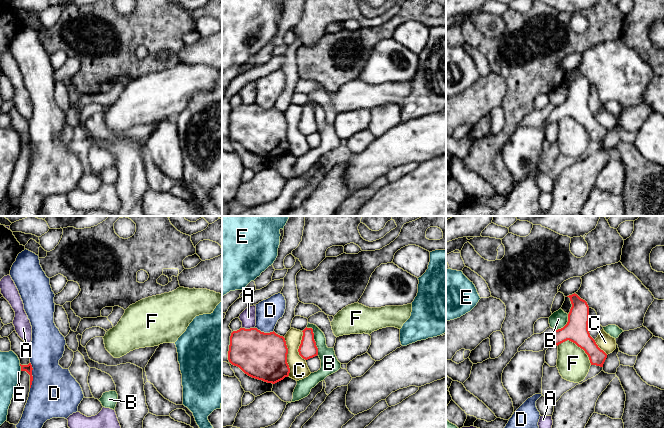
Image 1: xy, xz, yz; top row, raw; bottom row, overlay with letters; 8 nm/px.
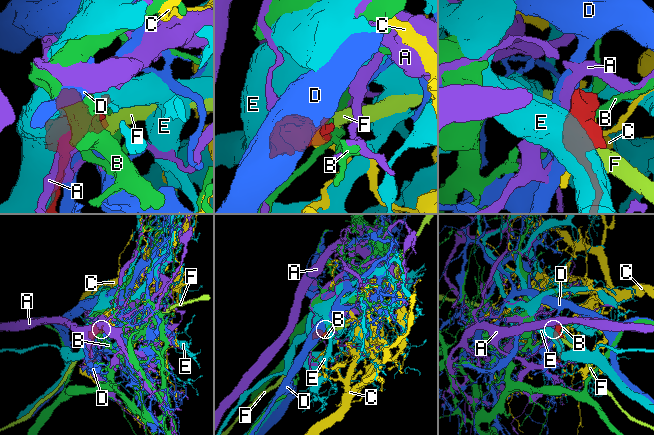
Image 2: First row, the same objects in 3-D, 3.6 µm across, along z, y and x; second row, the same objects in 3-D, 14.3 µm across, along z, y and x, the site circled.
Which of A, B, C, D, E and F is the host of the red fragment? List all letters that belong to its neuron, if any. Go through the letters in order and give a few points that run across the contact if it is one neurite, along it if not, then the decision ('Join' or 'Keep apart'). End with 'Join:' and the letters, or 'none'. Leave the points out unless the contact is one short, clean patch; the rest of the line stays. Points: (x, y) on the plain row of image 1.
A: Keep apart
B: Line: xz (306, 103), (312, 105), (318, 130). Keep apart
C: Keep apart
D: Keep apart
E: Keep apart
F: Keep apart
Join: none

